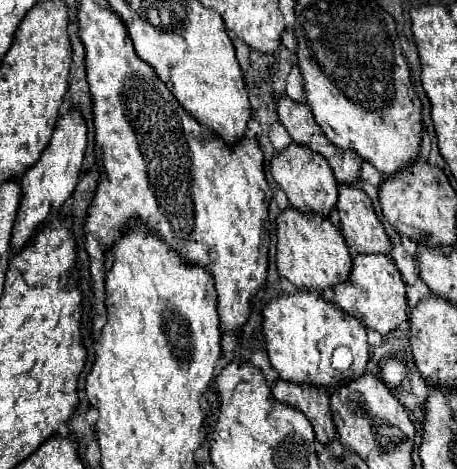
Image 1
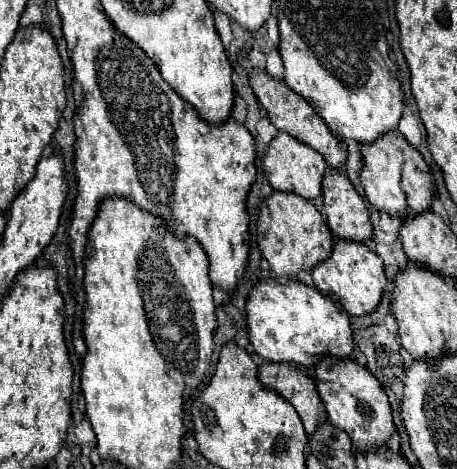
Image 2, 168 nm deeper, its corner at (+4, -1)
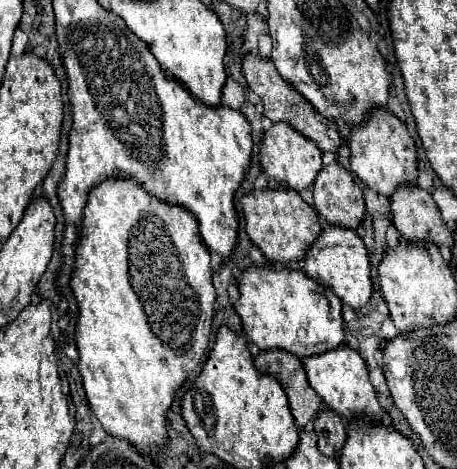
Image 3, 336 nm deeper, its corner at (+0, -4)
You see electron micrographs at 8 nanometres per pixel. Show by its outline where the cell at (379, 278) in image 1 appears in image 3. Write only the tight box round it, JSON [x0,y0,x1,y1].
[305,226,373,310]

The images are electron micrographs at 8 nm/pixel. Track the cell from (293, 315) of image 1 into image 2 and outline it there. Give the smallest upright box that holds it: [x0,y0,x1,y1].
[247,279,353,363]

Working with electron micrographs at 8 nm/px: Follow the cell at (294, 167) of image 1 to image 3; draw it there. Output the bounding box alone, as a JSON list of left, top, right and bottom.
[261,124,321,192]

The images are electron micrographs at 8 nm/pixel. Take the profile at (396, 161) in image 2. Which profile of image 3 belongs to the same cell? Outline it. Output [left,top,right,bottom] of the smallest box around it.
[347,110,419,198]

